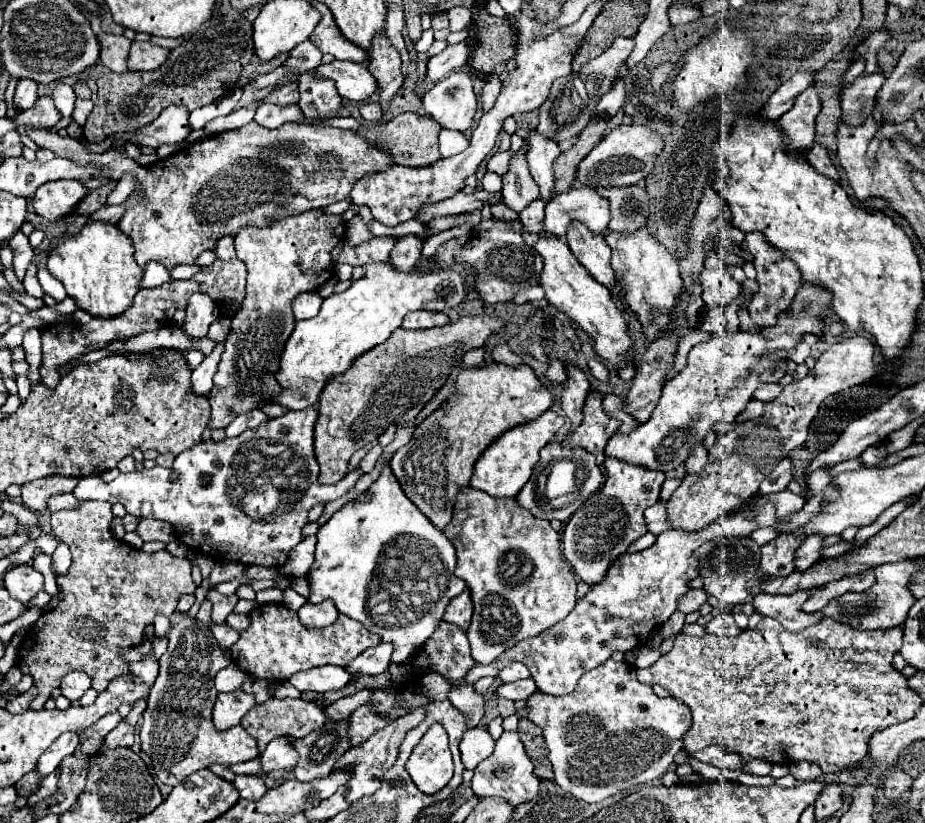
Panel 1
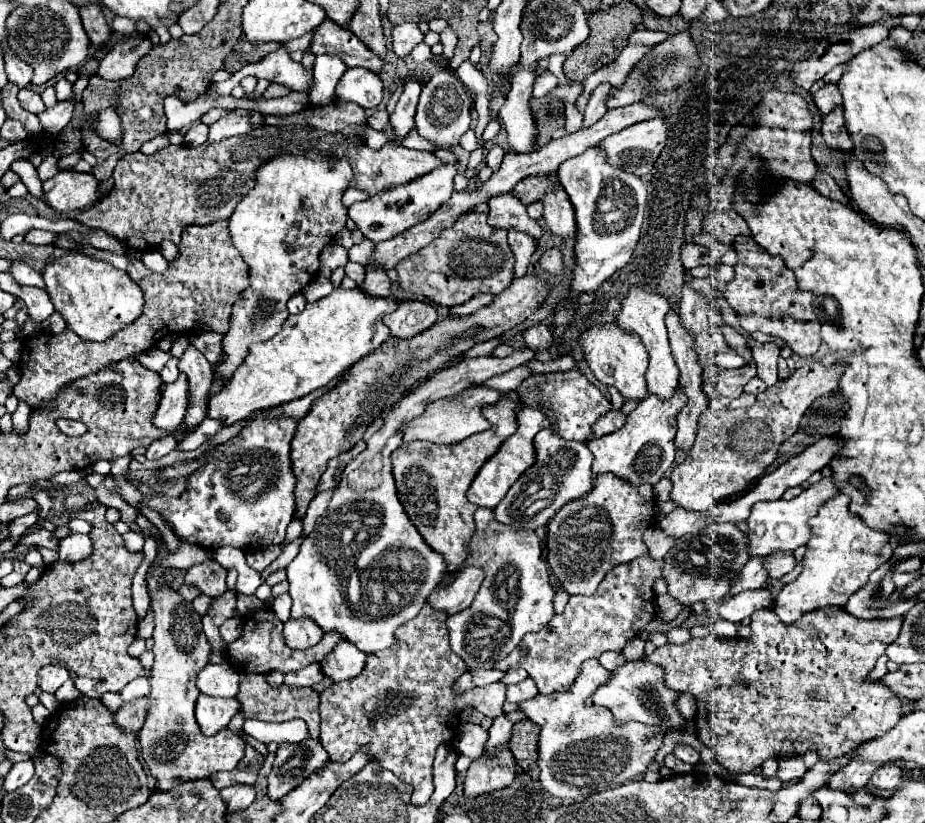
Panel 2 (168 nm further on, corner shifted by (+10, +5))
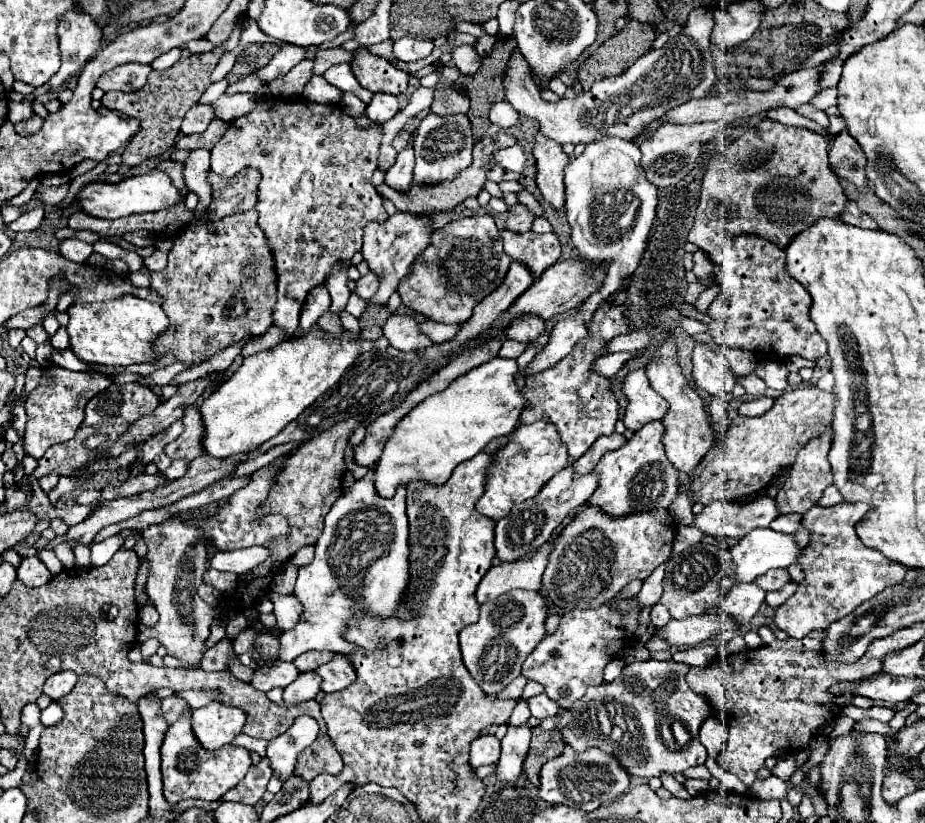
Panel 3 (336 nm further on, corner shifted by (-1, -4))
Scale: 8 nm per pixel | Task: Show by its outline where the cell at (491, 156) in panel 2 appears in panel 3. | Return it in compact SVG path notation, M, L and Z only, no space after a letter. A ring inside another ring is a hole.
M524 190L517 193L517 197L520 203L526 205L536 217L544 217L544 211L542 206L536 201L536 199L528 193L528 191Z

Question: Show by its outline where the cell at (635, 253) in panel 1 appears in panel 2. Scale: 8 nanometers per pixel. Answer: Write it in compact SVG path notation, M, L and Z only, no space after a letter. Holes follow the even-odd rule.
M631 288L627 298L623 300L621 314L617 316L617 324L629 332L631 336L637 336L647 352L649 352L649 368L645 372L647 378L647 390L655 394L659 400L669 400L675 394L675 388L679 384L679 370L675 364L675 358L671 354L669 338L667 338L667 328L665 328L665 316L669 312L669 302L661 294L649 294L641 288Z

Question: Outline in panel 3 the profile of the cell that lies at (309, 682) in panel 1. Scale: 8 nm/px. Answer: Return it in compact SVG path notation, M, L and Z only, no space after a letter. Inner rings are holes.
M300 673L286 689L284 689L284 701L286 703L304 703L316 697L320 691L320 675L312 673Z

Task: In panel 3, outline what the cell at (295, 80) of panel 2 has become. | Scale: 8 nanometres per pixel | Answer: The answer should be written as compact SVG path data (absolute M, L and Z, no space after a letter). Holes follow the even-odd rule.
M284 45L284 47L274 55L274 59L272 59L266 67L262 67L262 69L258 69L258 71L254 71L254 73L258 75L258 79L264 79L264 83L268 85L268 83L272 83L274 79L278 79L280 75L286 75L286 73L288 73L294 65L298 65L304 57L306 57L306 51L304 51L304 49Z

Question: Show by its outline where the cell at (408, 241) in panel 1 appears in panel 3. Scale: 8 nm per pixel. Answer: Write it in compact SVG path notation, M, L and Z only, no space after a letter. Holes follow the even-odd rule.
M388 305L384 307L366 307L366 311L362 313L360 321L360 329L362 329L362 337L368 341L374 341L382 335L382 325L386 323L386 319L390 317Z

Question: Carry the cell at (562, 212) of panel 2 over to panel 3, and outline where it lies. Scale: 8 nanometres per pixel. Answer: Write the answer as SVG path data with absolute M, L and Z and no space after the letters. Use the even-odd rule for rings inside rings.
M536 135L534 145L534 157L536 157L536 183L544 199L556 209L564 211L564 167L568 165L570 157L562 151L562 145Z

